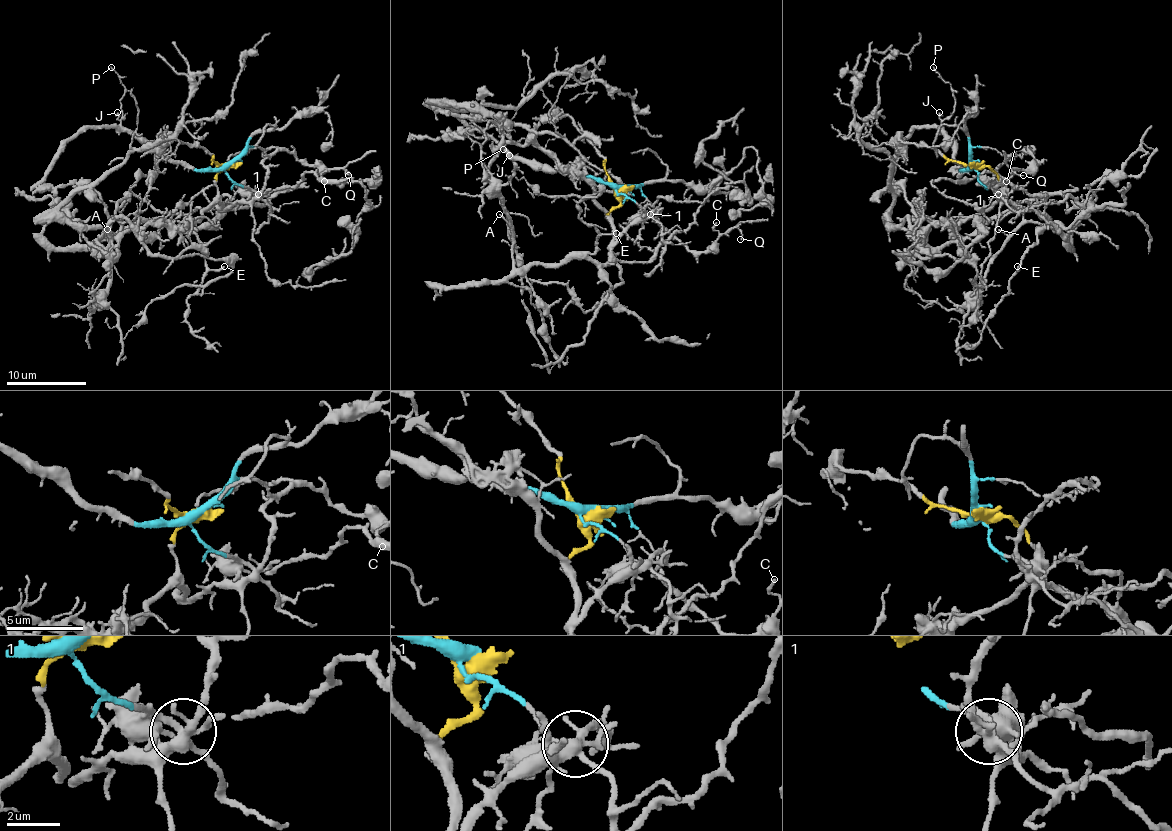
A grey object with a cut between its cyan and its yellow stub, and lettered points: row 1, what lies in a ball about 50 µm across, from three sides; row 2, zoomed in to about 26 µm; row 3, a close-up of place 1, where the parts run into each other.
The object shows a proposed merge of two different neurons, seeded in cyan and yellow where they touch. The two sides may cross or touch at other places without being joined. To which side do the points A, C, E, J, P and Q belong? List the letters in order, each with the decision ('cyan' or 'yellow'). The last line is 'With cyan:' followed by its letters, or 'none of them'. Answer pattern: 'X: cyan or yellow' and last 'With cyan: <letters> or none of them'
A: yellow
C: yellow
E: yellow
J: cyan
P: cyan
Q: yellow
With cyan: J, P

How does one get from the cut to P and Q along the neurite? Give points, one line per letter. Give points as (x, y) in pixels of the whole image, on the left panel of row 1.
P: (226, 164), (200, 170), (184, 168), (166, 160), (152, 146), (140, 144), (121, 124), (125, 88), (111, 66)
Q: (226, 164), (216, 176), (216, 196), (226, 206), (252, 200), (264, 184), (264, 160), (280, 150), (348, 176)

